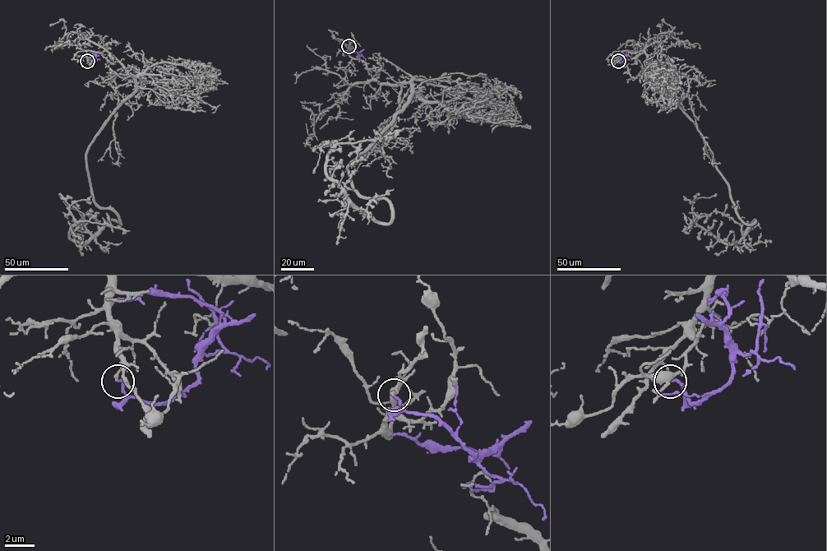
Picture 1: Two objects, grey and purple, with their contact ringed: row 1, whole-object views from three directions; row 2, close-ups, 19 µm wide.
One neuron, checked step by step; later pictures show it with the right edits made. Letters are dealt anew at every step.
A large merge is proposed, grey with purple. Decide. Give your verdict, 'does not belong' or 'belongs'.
does not belong

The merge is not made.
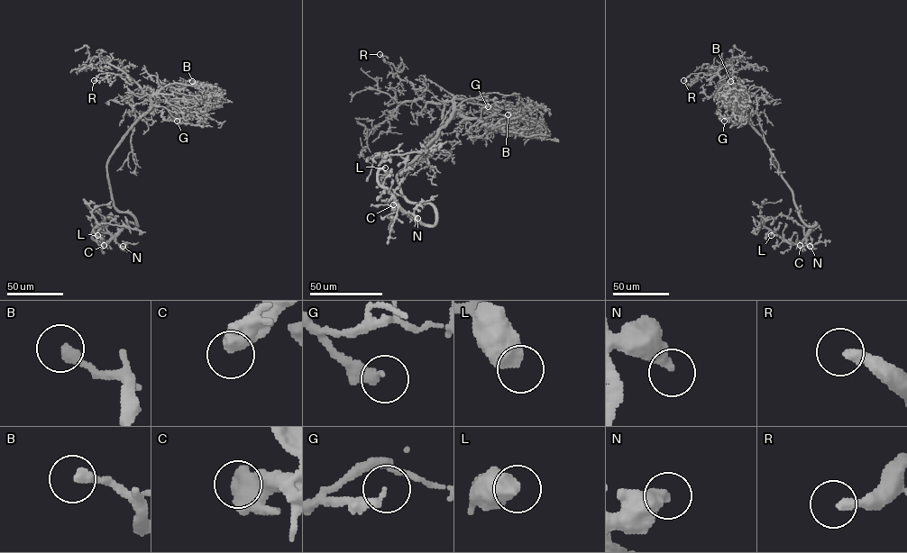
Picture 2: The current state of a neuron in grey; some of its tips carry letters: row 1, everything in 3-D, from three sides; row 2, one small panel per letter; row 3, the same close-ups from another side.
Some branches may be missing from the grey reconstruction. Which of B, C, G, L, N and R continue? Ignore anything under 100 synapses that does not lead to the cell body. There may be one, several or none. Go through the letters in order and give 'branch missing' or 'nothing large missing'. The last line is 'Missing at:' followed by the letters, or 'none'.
B: nothing large missing
C: nothing large missing
G: nothing large missing
L: nothing large missing
N: nothing large missing
R: nothing large missing
Missing at: none

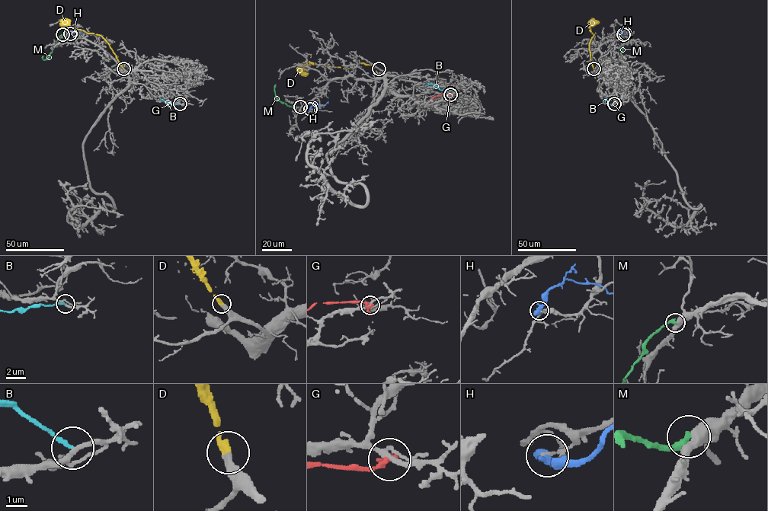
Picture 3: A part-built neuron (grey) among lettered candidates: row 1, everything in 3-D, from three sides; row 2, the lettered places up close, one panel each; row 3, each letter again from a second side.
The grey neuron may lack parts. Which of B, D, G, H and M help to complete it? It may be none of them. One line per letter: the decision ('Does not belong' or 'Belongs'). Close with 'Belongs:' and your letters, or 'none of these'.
B: Does not belong
D: Belongs
G: Does not belong
H: Does not belong
M: Does not belong
Belongs: D

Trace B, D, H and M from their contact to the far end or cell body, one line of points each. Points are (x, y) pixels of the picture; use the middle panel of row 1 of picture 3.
B: (450, 94), (432, 84), (425, 86)
D: (379, 68), (360, 63), (344, 69), (326, 64), (309, 64), (297, 70)
H: (310, 109), (314, 104), (323, 106), (328, 101)
M: (301, 106), (289, 106), (279, 100), (274, 90), (276, 84)

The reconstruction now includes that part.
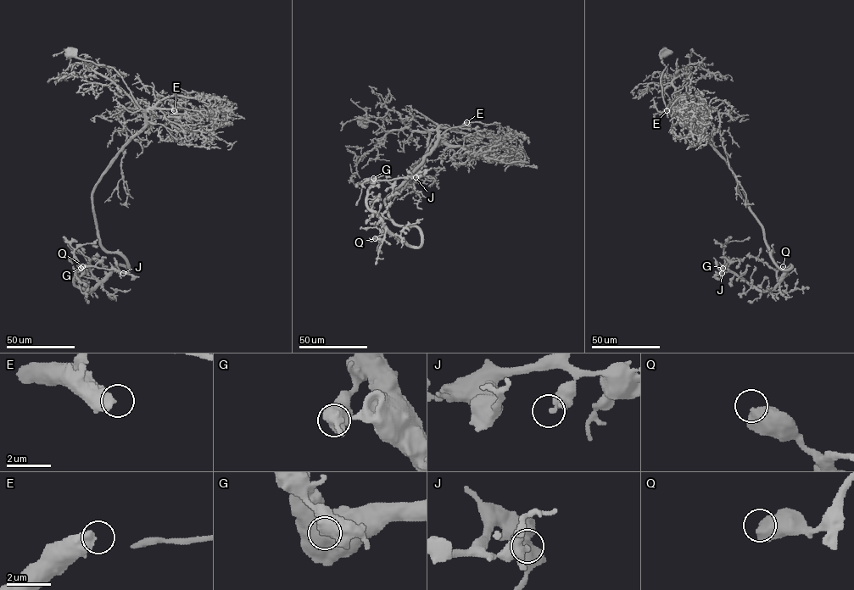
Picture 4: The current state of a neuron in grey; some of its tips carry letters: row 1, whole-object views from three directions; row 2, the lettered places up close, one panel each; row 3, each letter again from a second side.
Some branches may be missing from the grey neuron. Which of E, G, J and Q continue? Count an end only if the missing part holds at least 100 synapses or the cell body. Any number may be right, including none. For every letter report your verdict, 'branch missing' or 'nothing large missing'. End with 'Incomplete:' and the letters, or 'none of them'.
E: branch missing
G: nothing large missing
J: nothing large missing
Q: nothing large missing
Incomplete: E

